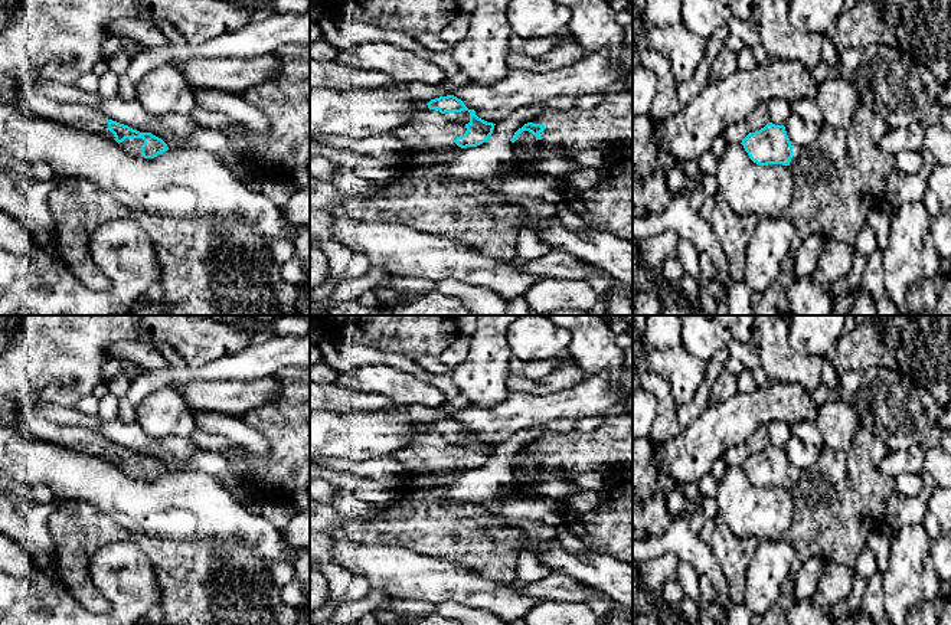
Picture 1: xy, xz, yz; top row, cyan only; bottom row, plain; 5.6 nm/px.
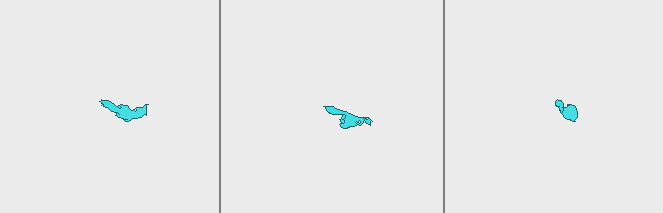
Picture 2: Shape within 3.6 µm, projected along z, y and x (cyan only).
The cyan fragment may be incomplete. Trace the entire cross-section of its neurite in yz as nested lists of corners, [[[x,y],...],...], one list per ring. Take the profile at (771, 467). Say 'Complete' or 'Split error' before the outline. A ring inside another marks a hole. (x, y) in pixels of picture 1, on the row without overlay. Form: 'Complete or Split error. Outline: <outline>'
Complete. Outline: [[[767,446],[755,455],[749,455],[741,465],[749,481],[759,487],[790,488],[792,468],[784,448]]]

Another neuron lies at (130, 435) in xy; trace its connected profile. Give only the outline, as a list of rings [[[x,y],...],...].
[[[118,418],[111,422],[102,421],[97,431],[108,442],[161,461],[169,472],[182,472],[184,464],[199,451],[190,438],[151,438],[137,422],[125,423]]]

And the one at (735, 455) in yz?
[[[762,425],[744,444],[731,446],[723,458],[728,467],[741,467],[749,455],[759,454],[769,445],[771,436],[768,433],[768,425]]]

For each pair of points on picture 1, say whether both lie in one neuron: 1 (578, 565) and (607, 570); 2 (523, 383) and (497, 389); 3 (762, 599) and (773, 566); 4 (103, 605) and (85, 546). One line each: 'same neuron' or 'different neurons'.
1: same neuron
2: different neurons
3: same neuron
4: same neuron

